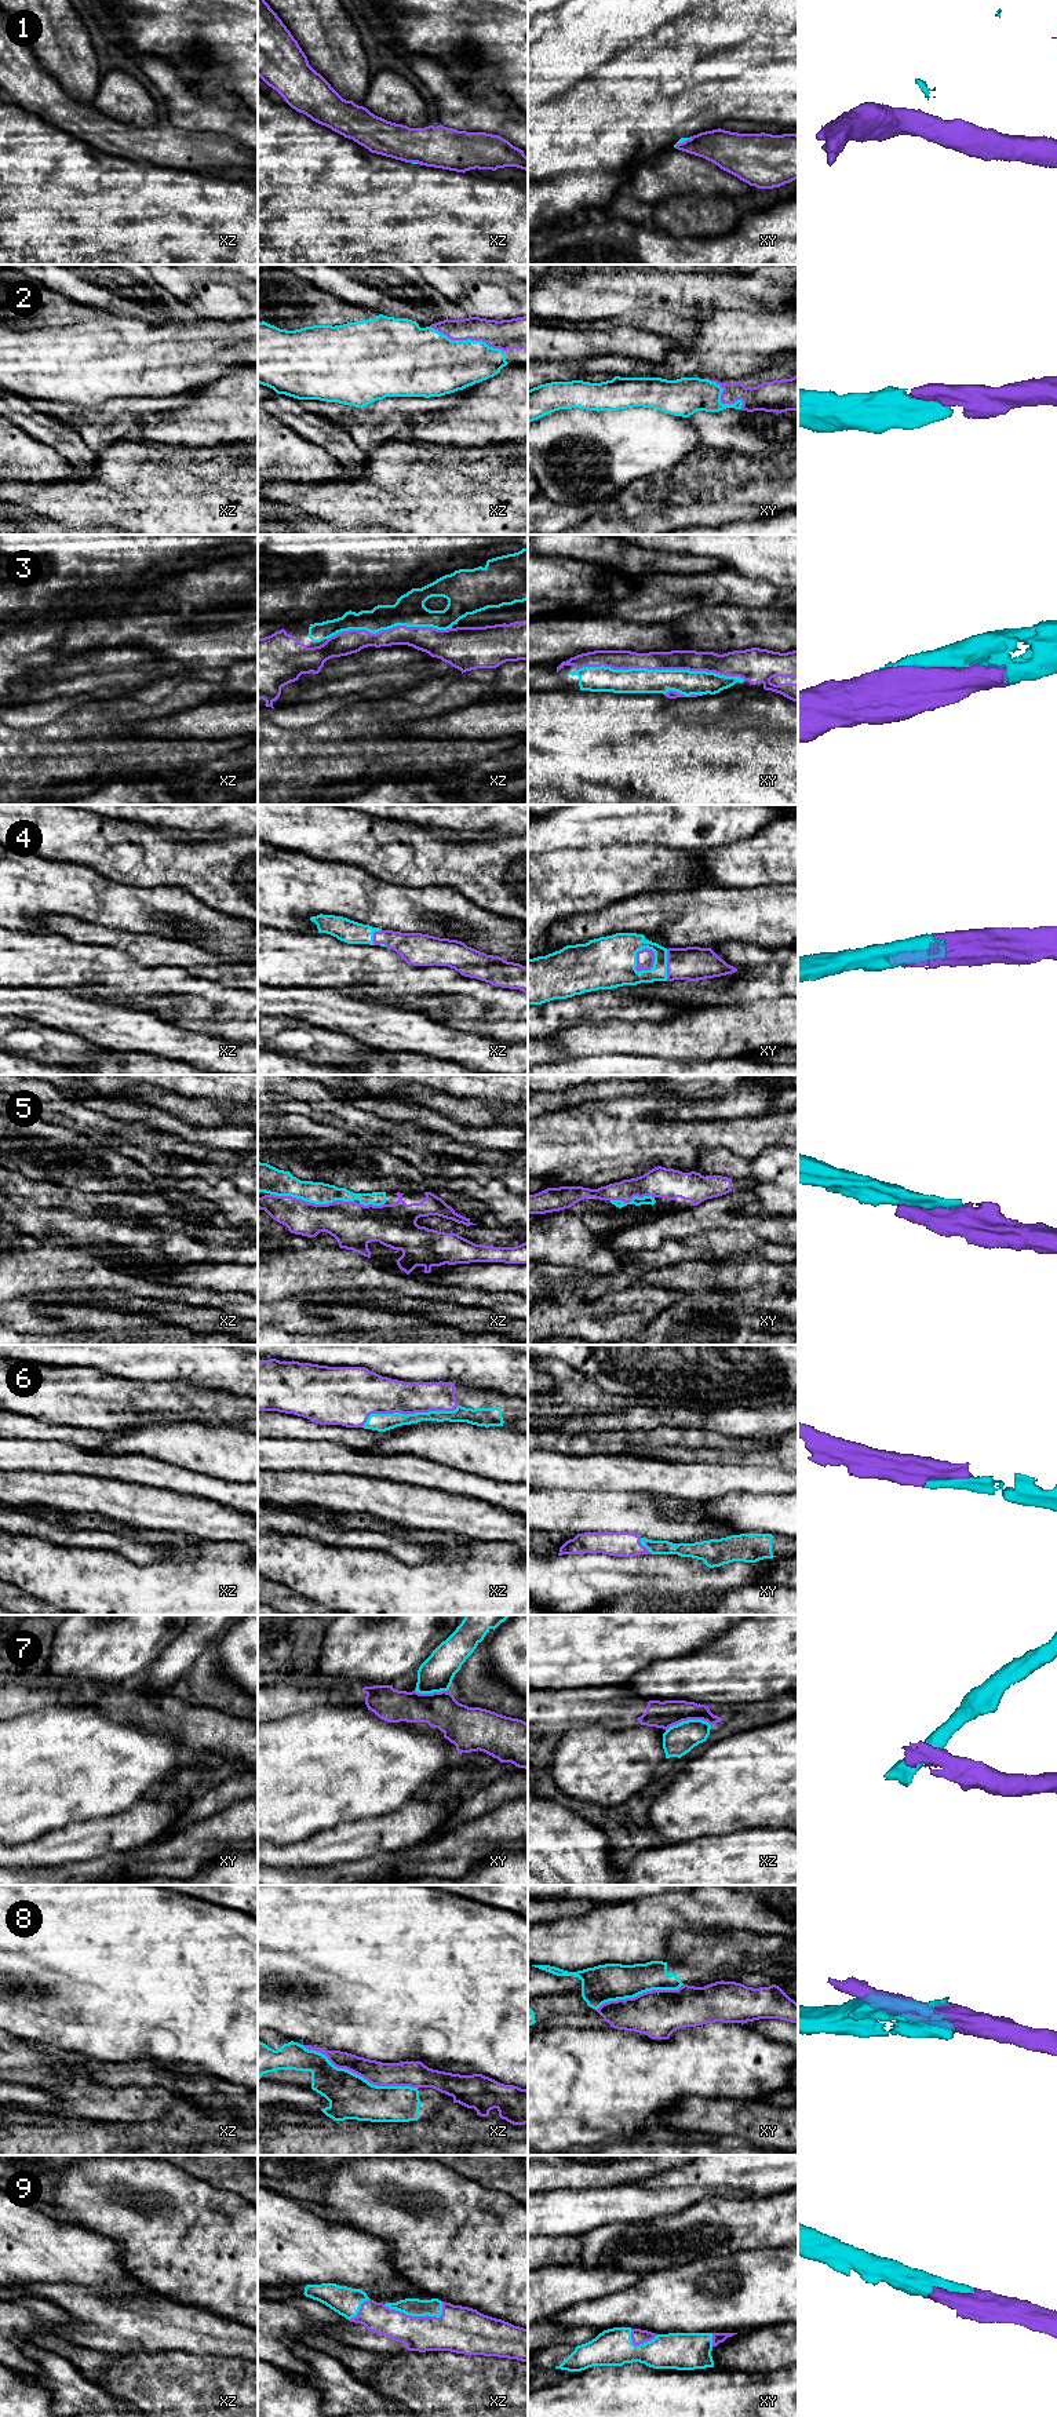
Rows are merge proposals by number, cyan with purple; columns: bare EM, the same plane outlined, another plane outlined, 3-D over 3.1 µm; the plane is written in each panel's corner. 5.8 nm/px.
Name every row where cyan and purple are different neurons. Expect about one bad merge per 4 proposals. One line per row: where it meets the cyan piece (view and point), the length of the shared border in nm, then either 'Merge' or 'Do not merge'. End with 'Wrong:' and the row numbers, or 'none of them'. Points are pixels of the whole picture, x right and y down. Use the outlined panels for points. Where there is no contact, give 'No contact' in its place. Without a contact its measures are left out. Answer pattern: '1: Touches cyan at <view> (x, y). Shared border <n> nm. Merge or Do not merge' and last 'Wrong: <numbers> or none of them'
1: Touches cyan at xy (682, 141). Shared border 130 nm. Do not merge
2: Touches cyan at xz (467, 339). Shared border 480 nm. Merge
3: Touches cyan at xy (662, 670). Shared border 950 nm. Merge
4: Touches cyan at xy (635, 955). Shared border 170 nm. Merge
5: Touches cyan at xz (312, 1202). Shared border 480 nm. Merge
6: Touches cyan at xz (408, 1414). Shared border 600 nm. Merge
7: Touches cyan at xz (688, 1720). Shared border 260 nm. Do not merge
8: Touches cyan at xz (358, 2075). Shared border 700 nm. Do not merge
9: Touches cyan at xz (414, 2315). Shared border 360 nm. Merge
Wrong: 1, 7, 8

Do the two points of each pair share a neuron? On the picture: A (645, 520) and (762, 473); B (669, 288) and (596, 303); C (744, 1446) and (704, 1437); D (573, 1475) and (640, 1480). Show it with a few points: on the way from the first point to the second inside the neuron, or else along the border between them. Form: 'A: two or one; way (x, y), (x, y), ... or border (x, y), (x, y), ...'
A: one; way (670, 495), (714, 492), (732, 488)
B: one; way (651, 288), (613, 288)
C: one; way (735, 1444), (714, 1440)
D: one; way (590, 1475), (623, 1475)

